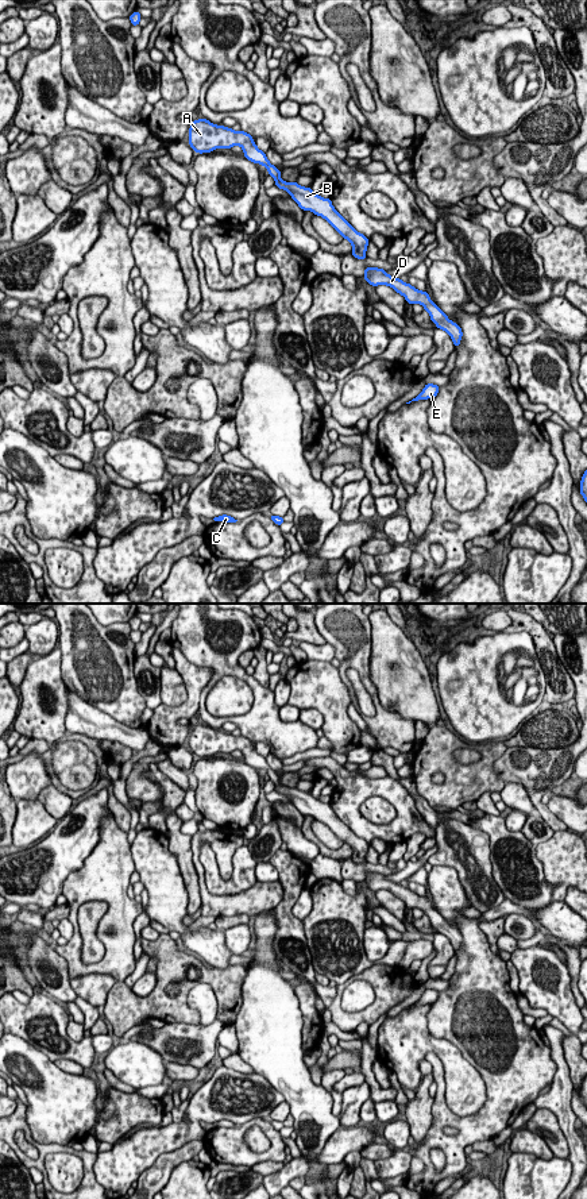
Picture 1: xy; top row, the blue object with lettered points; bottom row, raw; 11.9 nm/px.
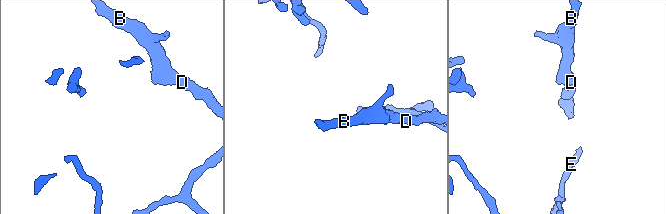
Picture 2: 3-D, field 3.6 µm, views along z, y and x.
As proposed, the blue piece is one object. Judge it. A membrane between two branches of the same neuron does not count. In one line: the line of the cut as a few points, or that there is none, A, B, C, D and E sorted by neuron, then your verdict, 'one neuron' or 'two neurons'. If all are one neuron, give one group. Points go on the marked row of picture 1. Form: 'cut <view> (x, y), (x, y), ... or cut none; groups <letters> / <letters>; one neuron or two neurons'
cut none; groups A B C D E; one neuron

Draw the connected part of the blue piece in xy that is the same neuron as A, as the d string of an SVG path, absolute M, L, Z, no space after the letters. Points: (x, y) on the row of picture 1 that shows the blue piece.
M184 113L184 120L190 120L189 144L196 153L211 153L215 149L231 149L240 146L244 158L254 163L263 165L269 174L275 180L275 186L285 189L291 198L304 211L312 211L314 215L324 217L344 239L352 244L352 257L366 259L368 239L358 232L332 205L331 198L316 194L310 188L298 185L297 182L285 182L281 180L281 171L269 162L266 153L260 151L252 135L244 131L233 131L224 126L216 126L206 119L193 122L189 115Z

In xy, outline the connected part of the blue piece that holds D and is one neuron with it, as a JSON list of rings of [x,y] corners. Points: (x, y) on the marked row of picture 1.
[[[366,267],[364,277],[370,285],[387,285],[393,288],[397,293],[402,294],[409,304],[421,304],[424,309],[430,315],[430,320],[436,324],[437,328],[444,329],[452,339],[453,346],[457,347],[460,344],[463,332],[457,323],[453,323],[448,319],[443,311],[432,302],[429,294],[424,290],[417,290],[410,284],[395,277],[391,277],[383,269],[378,267]]]

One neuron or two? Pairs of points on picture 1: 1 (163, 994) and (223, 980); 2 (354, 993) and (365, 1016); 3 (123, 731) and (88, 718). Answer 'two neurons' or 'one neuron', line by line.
1: one neuron
2: two neurons
3: one neuron

